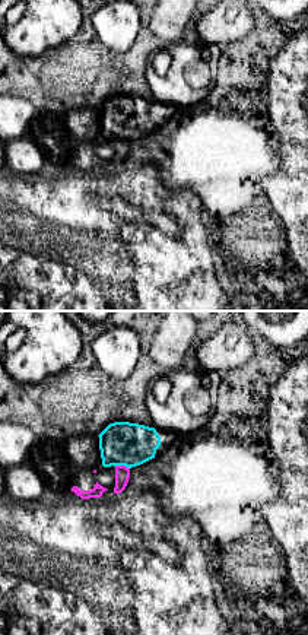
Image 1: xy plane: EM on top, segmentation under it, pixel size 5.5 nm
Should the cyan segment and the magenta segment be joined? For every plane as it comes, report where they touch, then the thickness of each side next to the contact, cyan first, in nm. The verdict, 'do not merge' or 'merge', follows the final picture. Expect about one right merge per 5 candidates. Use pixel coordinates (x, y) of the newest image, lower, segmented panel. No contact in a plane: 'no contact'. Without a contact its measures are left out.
(121, 464) | 240/80 nm

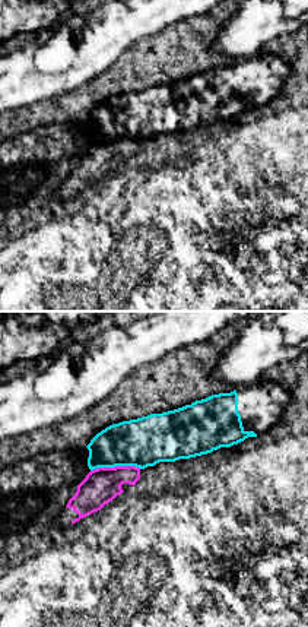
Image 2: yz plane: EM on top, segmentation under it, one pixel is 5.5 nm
(116, 465) | 280/200 nm

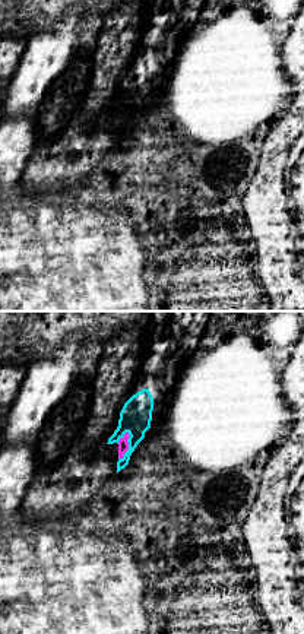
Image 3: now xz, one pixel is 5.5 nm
(129, 446) | 180/60 nm

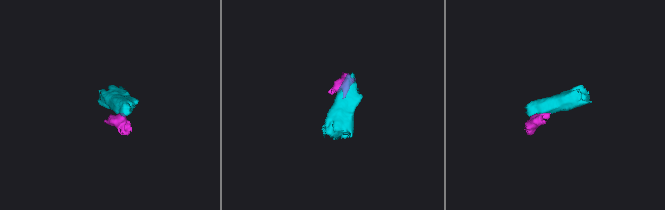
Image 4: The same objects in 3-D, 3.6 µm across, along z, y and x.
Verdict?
do not merge

